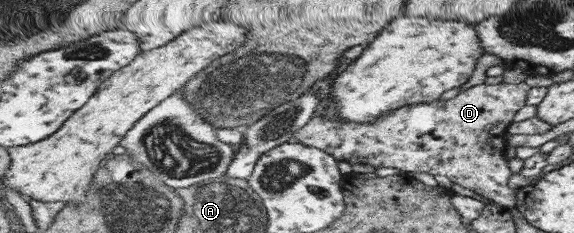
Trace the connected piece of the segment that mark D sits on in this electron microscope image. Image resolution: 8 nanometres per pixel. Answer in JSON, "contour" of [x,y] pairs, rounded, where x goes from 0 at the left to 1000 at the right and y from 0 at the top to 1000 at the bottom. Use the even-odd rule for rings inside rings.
{"contour":[[[911,352],[840,356],[817,373],[780,429],[765,425],[744,446],[706,451],[674,498],[664,498],[653,524],[605,524],[601,506],[591,506],[591,524],[582,524],[580,506],[556,489],[545,498],[528,554],[521,554],[514,592],[521,614],[531,614],[531,627],[556,631],[584,682],[603,691],[610,708],[646,708],[653,725],[671,717],[695,725],[699,738],[746,742],[754,764],[763,751],[775,755],[801,803],[815,807],[875,893],[899,888],[899,815],[887,807],[887,773],[894,747],[880,687],[878,639],[885,627],[880,592],[887,541],[895,528],[901,472],[918,446],[922,382],[923,373]]]}

